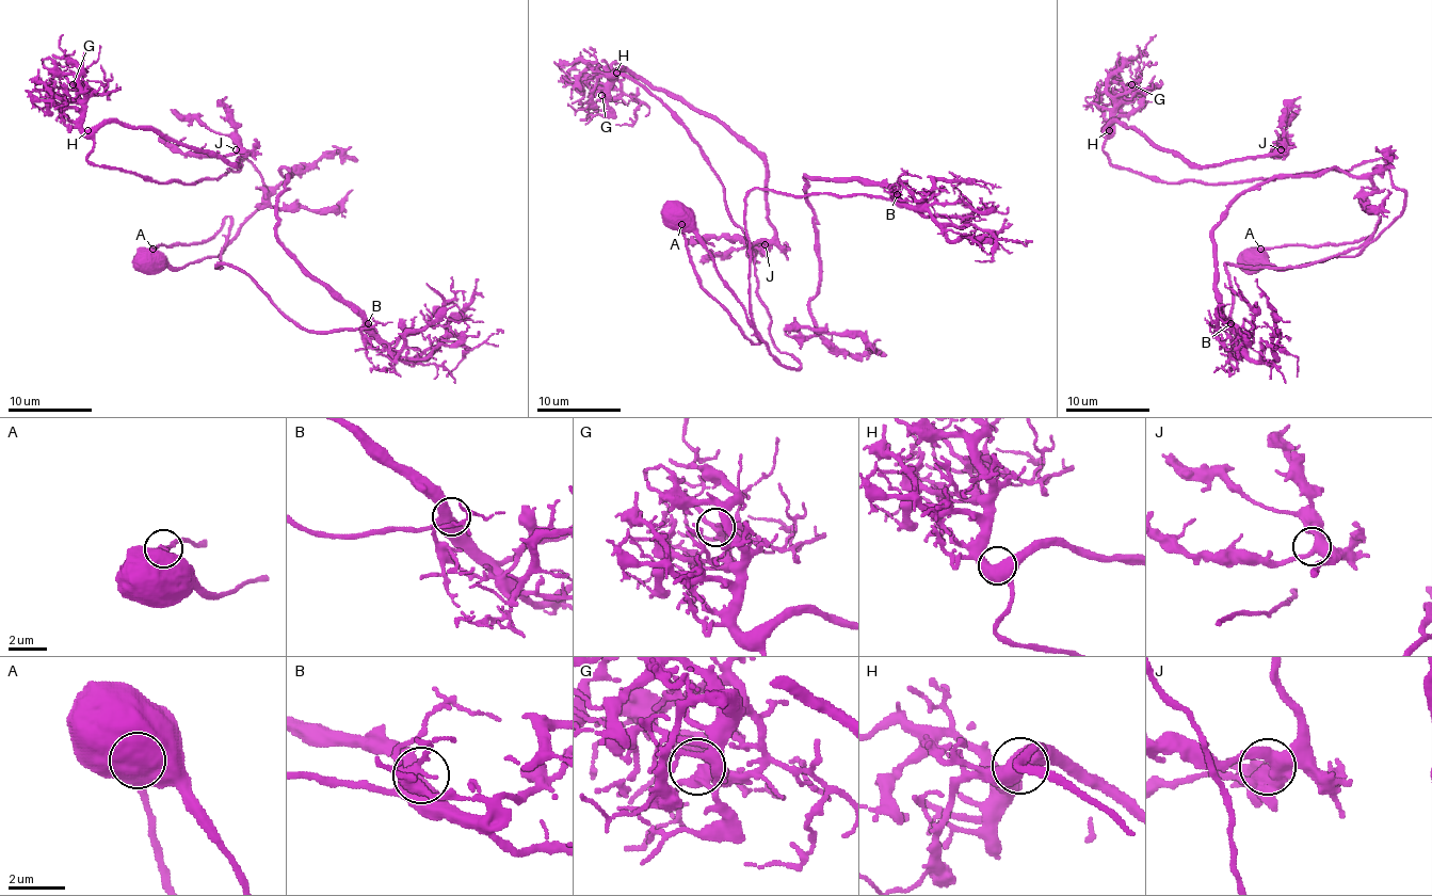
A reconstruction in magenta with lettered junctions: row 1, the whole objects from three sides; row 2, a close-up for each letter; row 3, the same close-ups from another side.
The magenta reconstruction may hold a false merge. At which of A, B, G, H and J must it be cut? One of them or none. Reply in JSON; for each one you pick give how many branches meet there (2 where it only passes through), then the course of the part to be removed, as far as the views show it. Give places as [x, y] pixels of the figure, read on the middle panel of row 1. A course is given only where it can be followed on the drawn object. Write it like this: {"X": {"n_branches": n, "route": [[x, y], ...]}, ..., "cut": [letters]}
{"A": {"n_branches": 2, "route": [[681, 223], [757, 342], [746, 196], [886, 188], [805, 177], [799, 329], [881, 351]]}, "cut": ["A"]}

